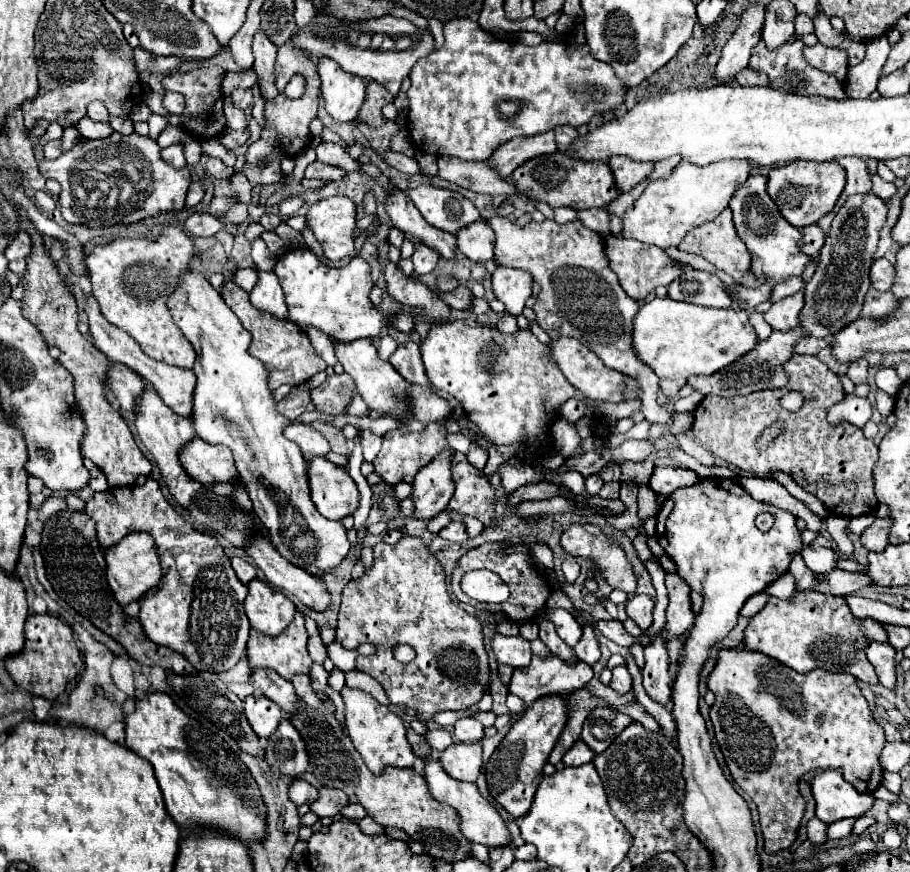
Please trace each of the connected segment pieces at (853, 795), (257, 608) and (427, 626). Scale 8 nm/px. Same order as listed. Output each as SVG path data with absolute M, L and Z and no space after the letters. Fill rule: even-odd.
M822 771L812 781L816 817L824 823L862 817L874 805L872 793L858 793L838 771Z
M252 579L248 583L248 597L244 601L250 625L264 635L282 633L294 619L294 603L280 591L272 589L266 581Z
M404 535L398 543L378 543L374 547L374 565L360 581L350 581L342 593L342 607L338 613L336 639L344 649L358 649L364 643L376 647L374 655L358 655L356 669L372 675L386 691L392 705L406 705L418 711L420 721L432 721L438 711L464 711L476 705L484 695L484 685L490 683L488 655L482 641L482 625L478 619L460 609L446 593L444 571L434 555L426 549L422 539ZM398 643L414 647L416 661L402 665L394 659L392 649Z

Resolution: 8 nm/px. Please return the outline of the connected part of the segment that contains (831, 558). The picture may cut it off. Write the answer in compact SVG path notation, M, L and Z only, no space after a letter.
M806 545L800 549L800 555L804 559L804 563L818 573L828 573L834 569L834 563L840 559L832 549L824 549L824 547L814 547L814 545Z

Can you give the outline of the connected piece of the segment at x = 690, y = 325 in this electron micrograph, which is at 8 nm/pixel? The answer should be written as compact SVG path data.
M656 297L640 307L634 317L632 345L636 357L660 379L660 391L676 397L690 375L712 375L730 365L742 353L754 349L758 337L748 321L748 311L710 309L692 303L678 303L670 297Z

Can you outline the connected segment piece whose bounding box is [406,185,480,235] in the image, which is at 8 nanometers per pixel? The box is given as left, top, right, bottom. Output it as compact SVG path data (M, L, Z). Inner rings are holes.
M420 185L416 189L408 189L406 193L410 193L410 199L414 201L416 209L430 225L448 231L452 235L458 229L480 219L480 213L474 207L474 203L470 203L464 195L456 191Z

